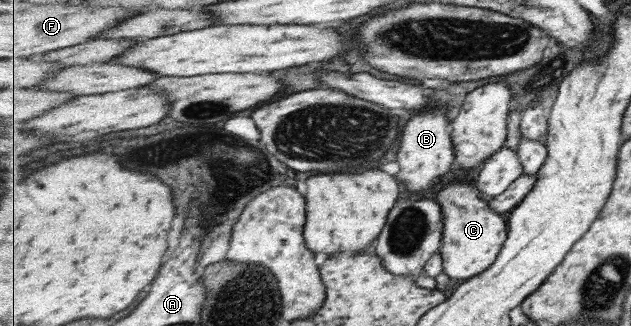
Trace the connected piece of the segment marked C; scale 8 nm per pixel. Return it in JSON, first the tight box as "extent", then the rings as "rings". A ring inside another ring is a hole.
{"extent":[435,181,508,281],"rings":[[[453,181],[435,194],[435,200],[443,207],[443,240],[441,256],[444,273],[451,279],[469,281],[479,277],[494,265],[508,238],[507,220],[490,208],[490,202],[480,198],[481,190],[476,183]]]}

